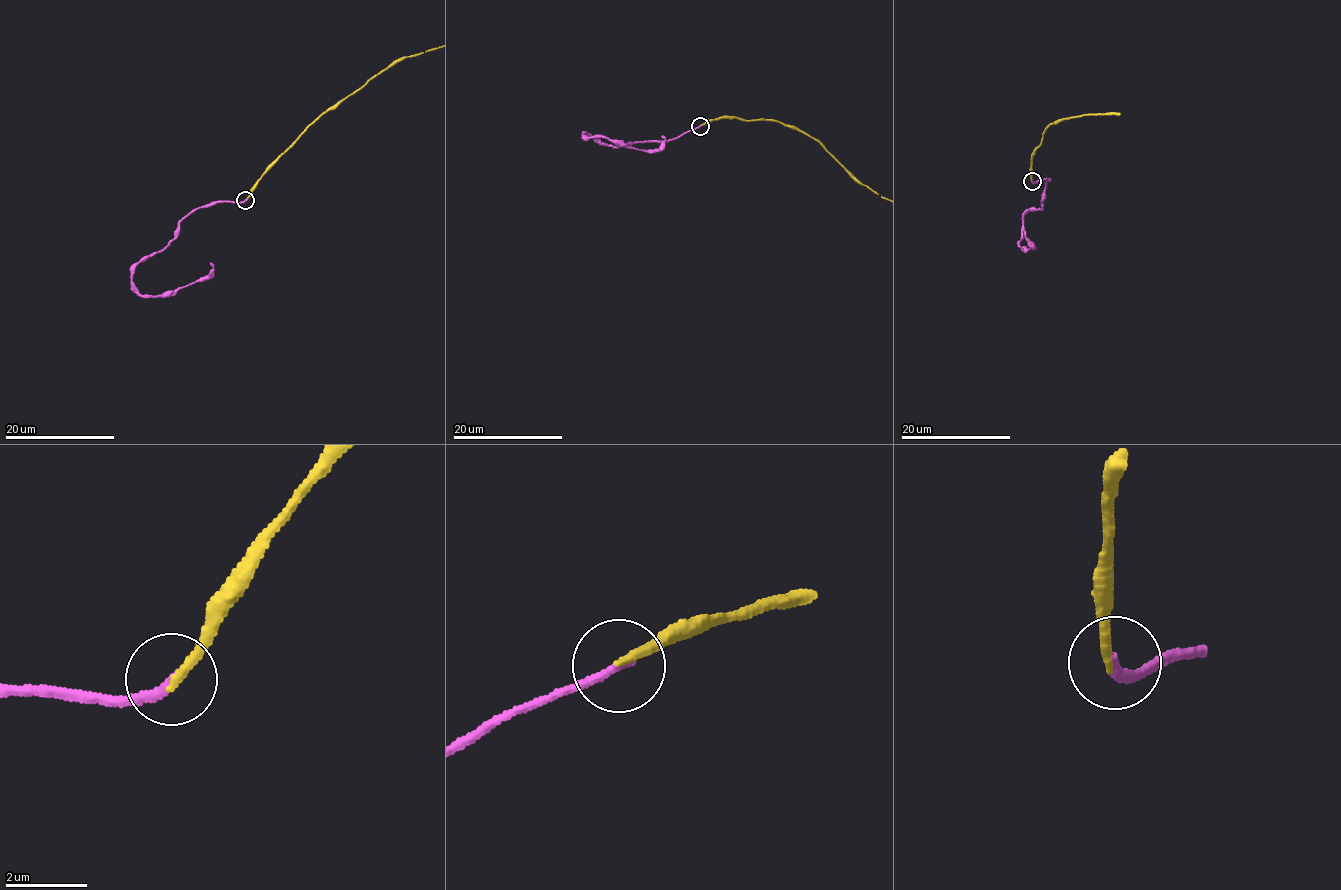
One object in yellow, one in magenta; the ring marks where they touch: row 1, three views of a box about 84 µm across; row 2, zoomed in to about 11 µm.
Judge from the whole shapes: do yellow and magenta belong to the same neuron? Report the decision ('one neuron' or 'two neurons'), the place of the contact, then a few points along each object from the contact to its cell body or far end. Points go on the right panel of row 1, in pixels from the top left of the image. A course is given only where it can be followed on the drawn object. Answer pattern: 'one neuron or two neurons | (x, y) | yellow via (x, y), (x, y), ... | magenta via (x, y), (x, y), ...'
one neuron | (1032, 181) | magenta via (1032, 181), (1047, 179), (1043, 207), (1034, 207), (1024, 214), (1018, 246), (1024, 251), (1033, 249), (1024, 231)

